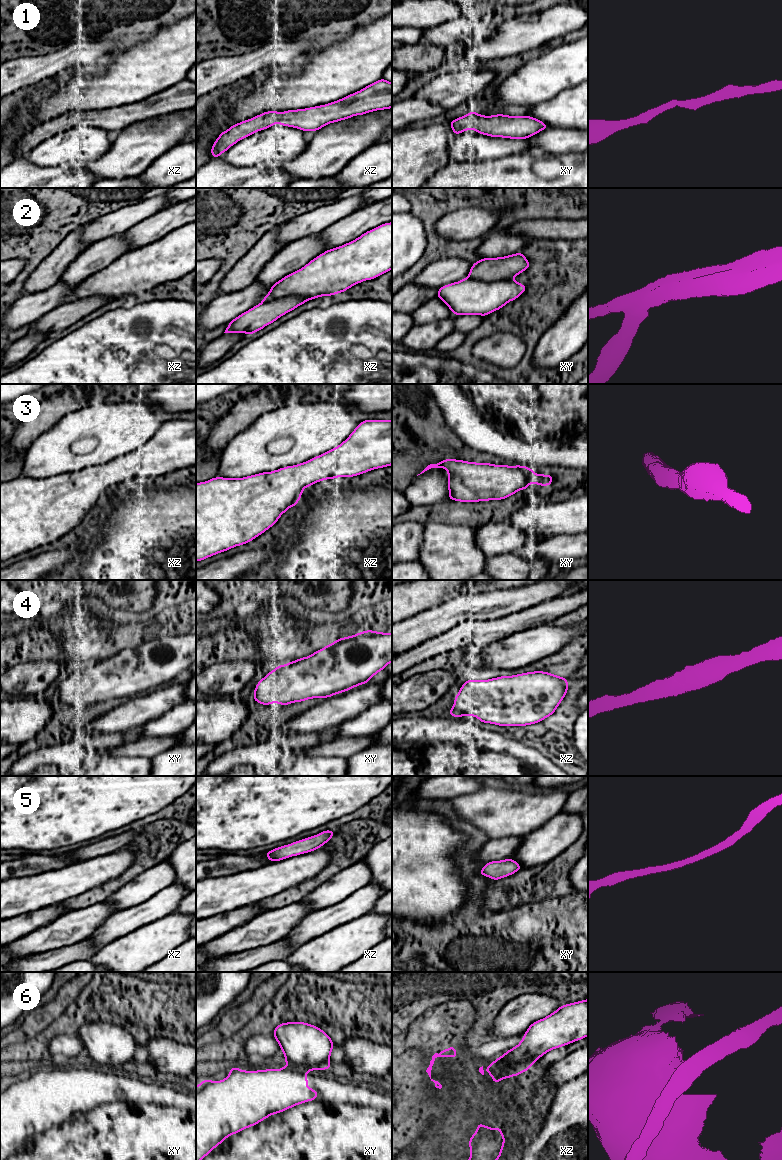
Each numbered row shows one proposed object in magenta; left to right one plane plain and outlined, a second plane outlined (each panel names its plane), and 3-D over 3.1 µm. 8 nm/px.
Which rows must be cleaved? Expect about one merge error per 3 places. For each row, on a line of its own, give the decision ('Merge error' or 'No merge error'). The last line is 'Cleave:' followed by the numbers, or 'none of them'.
1: No merge error
2: Merge error
3: No merge error
4: No merge error
5: No merge error
6: Merge error
Cleave: 2, 6

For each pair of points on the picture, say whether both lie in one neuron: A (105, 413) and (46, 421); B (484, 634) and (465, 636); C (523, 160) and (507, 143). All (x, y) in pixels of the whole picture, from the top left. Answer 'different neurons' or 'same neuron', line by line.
A: different neurons
B: same neuron
C: different neurons

